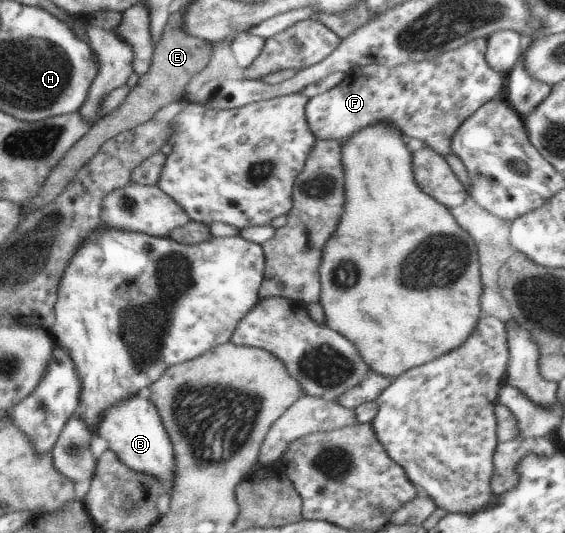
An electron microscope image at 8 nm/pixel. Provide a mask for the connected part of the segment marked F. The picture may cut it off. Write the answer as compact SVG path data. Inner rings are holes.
M476 38L456 49L436 53L419 62L408 62L391 69L372 64L350 71L338 85L309 99L305 109L308 112L310 129L316 139L336 140L342 145L342 142L356 136L364 128L389 122L390 126L396 126L406 137L422 141L426 148L433 149L448 159L453 153L452 136L461 123L487 101L498 97L504 87L504 78L507 75L490 67L489 62L486 61L487 53L488 41L484 38Z

